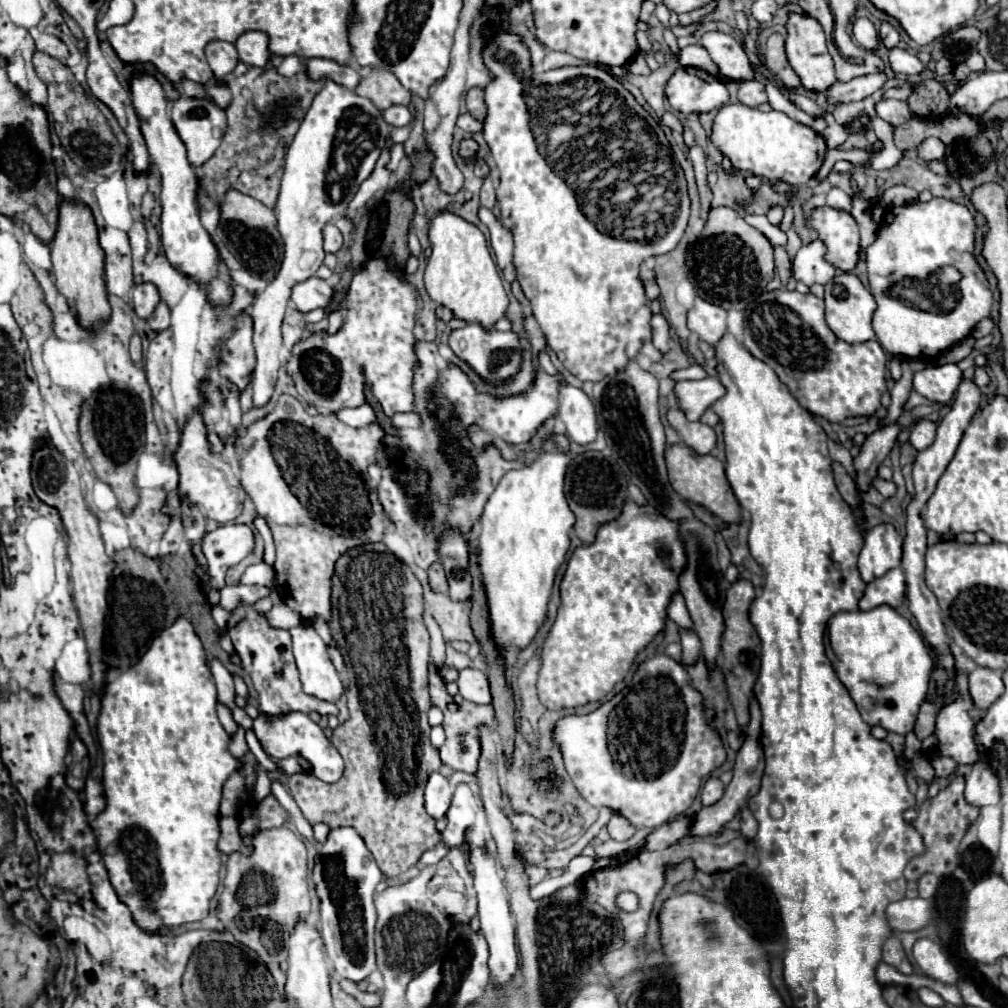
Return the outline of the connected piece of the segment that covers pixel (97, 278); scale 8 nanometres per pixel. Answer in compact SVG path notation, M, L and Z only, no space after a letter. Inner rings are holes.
M64 199L60 203L58 229L50 241L50 251L56 287L68 299L80 325L90 329L92 325L106 321L110 317L110 305L104 289L104 253L100 253L100 245L96 245L96 221L92 217L92 209L88 209L84 201Z

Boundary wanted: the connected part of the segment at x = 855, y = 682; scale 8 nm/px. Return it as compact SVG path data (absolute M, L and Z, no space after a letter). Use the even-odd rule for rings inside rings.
M880 605L872 611L836 613L828 621L826 629L836 657L834 671L846 685L864 721L898 735L914 731L920 703L930 687L934 663L910 621L892 607Z

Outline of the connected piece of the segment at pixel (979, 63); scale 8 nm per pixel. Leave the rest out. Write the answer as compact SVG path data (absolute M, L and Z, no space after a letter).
M974 51L966 61L964 61L972 71L976 71L976 73L982 73L984 69L986 69L986 63L984 63L984 57L978 53L978 51Z

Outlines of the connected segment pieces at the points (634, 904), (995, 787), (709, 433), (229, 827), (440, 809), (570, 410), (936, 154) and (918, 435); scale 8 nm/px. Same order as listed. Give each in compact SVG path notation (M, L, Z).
M622 893L622 895L618 895L616 903L618 903L618 907L624 909L624 911L634 911L634 909L638 909L638 897L636 897L634 893Z
M976 763L972 767L972 773L966 779L964 797L970 805L976 805L976 807L1000 803L998 777L992 773L992 769L986 763Z
M670 409L668 411L668 421L680 433L684 445L694 449L696 453L706 455L706 453L710 453L714 449L716 433L714 433L712 427L708 427L708 425L704 425L700 421L696 421L696 423L688 421L680 409Z
M222 817L220 819L218 849L222 853L232 853L232 851L242 851L246 855L250 853L250 849L242 845L242 839L238 835L238 819L236 817Z
M438 771L432 773L426 783L424 799L426 799L428 815L434 819L444 819L444 815L450 807L450 799L452 799L452 783Z
M566 383L560 385L559 394L558 415L566 423L566 435L578 445L592 443L596 439L598 423L590 397Z
M924 139L922 145L918 147L918 155L924 161L930 159L944 159L944 143L940 139Z
M920 419L920 421L914 425L912 433L910 433L910 443L912 443L918 451L922 451L922 449L926 449L926 447L932 445L934 437L936 437L936 423L934 423L934 421L928 421L928 419Z

